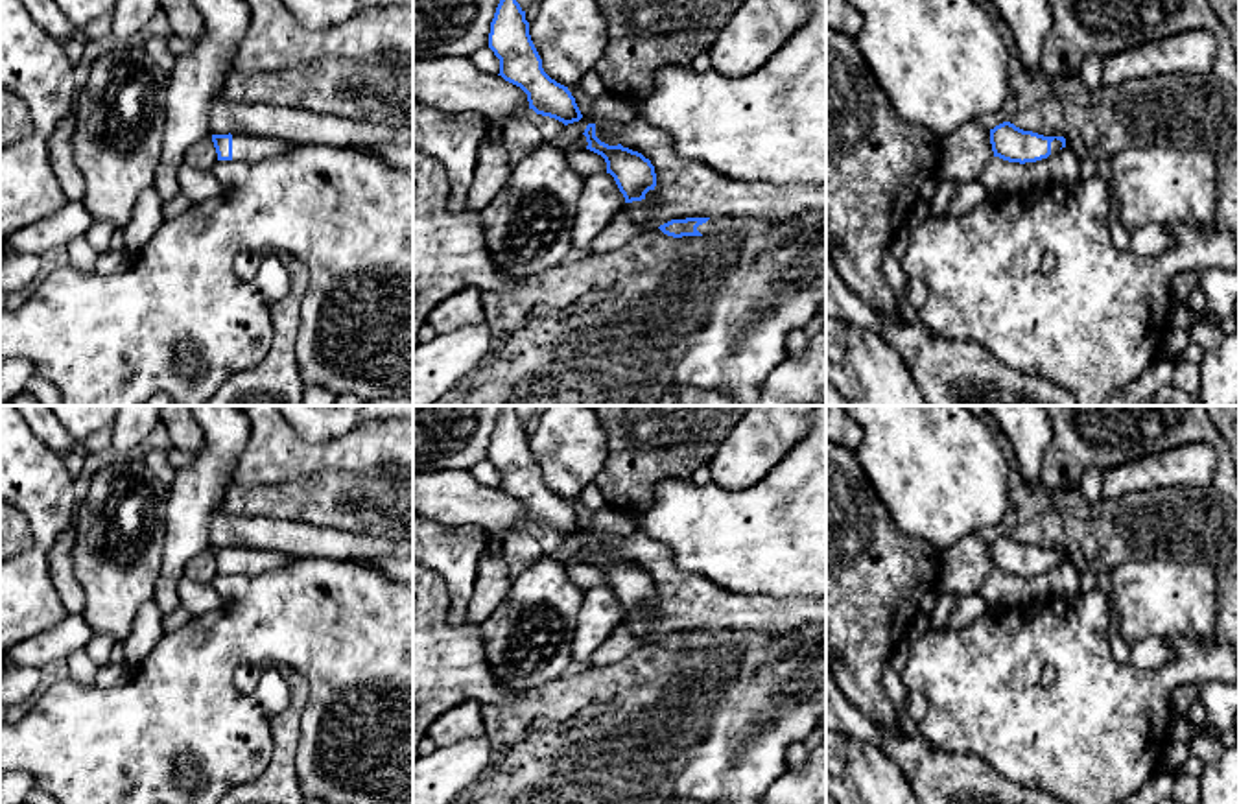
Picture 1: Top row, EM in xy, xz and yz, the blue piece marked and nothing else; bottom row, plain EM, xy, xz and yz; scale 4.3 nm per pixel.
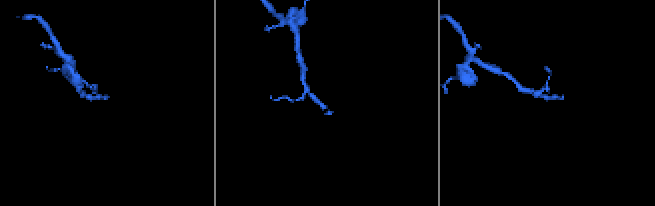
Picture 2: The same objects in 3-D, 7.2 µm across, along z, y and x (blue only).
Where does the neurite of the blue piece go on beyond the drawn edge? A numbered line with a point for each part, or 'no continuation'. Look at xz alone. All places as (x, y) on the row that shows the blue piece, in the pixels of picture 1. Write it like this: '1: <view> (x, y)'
1: xz (769, 288)

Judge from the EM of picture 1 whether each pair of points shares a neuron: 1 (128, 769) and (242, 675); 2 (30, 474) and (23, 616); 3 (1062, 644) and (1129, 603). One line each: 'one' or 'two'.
1: two
2: one
3: two

